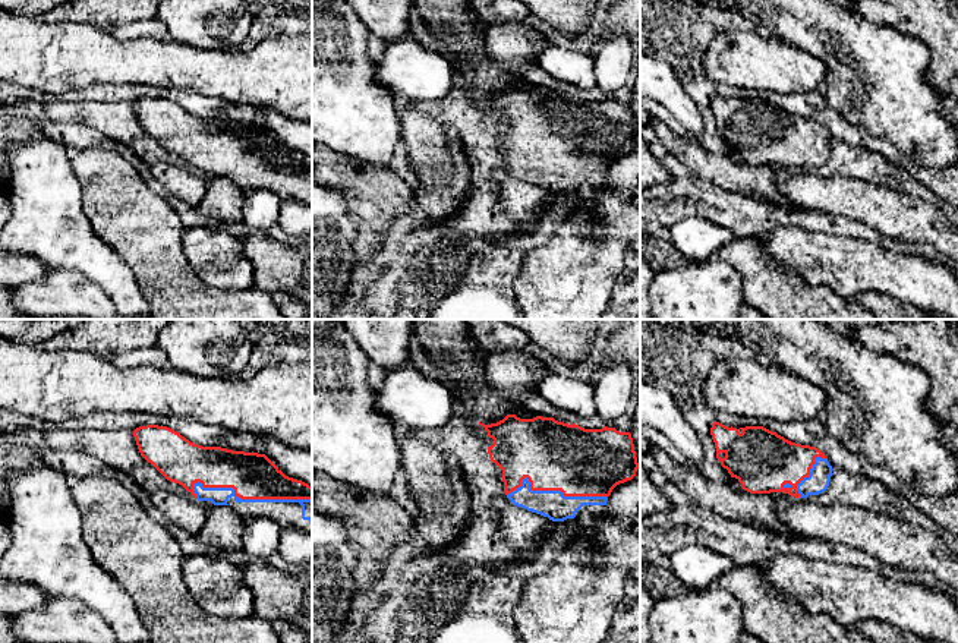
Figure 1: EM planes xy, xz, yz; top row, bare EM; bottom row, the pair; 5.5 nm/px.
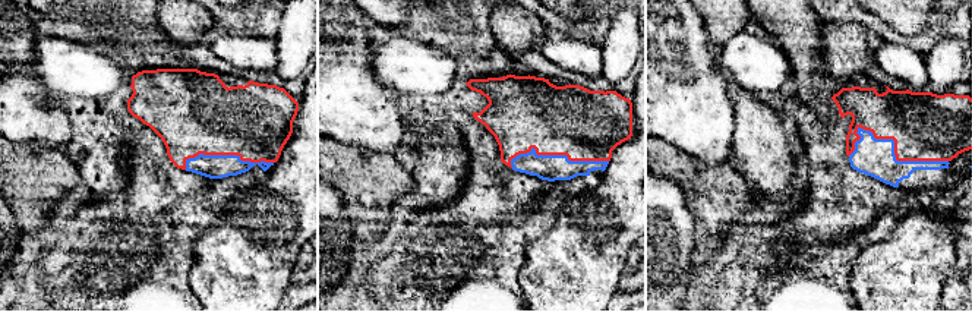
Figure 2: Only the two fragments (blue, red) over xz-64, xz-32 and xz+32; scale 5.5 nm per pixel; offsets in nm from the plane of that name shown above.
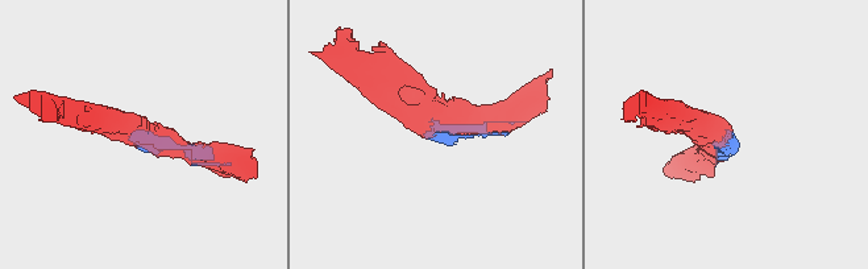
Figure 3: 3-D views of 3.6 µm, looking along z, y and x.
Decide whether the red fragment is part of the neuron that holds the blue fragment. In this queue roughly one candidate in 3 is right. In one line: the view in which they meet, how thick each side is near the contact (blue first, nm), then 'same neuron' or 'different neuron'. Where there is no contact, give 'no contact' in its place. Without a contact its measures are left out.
xy | 100/260 nm | same neuron

